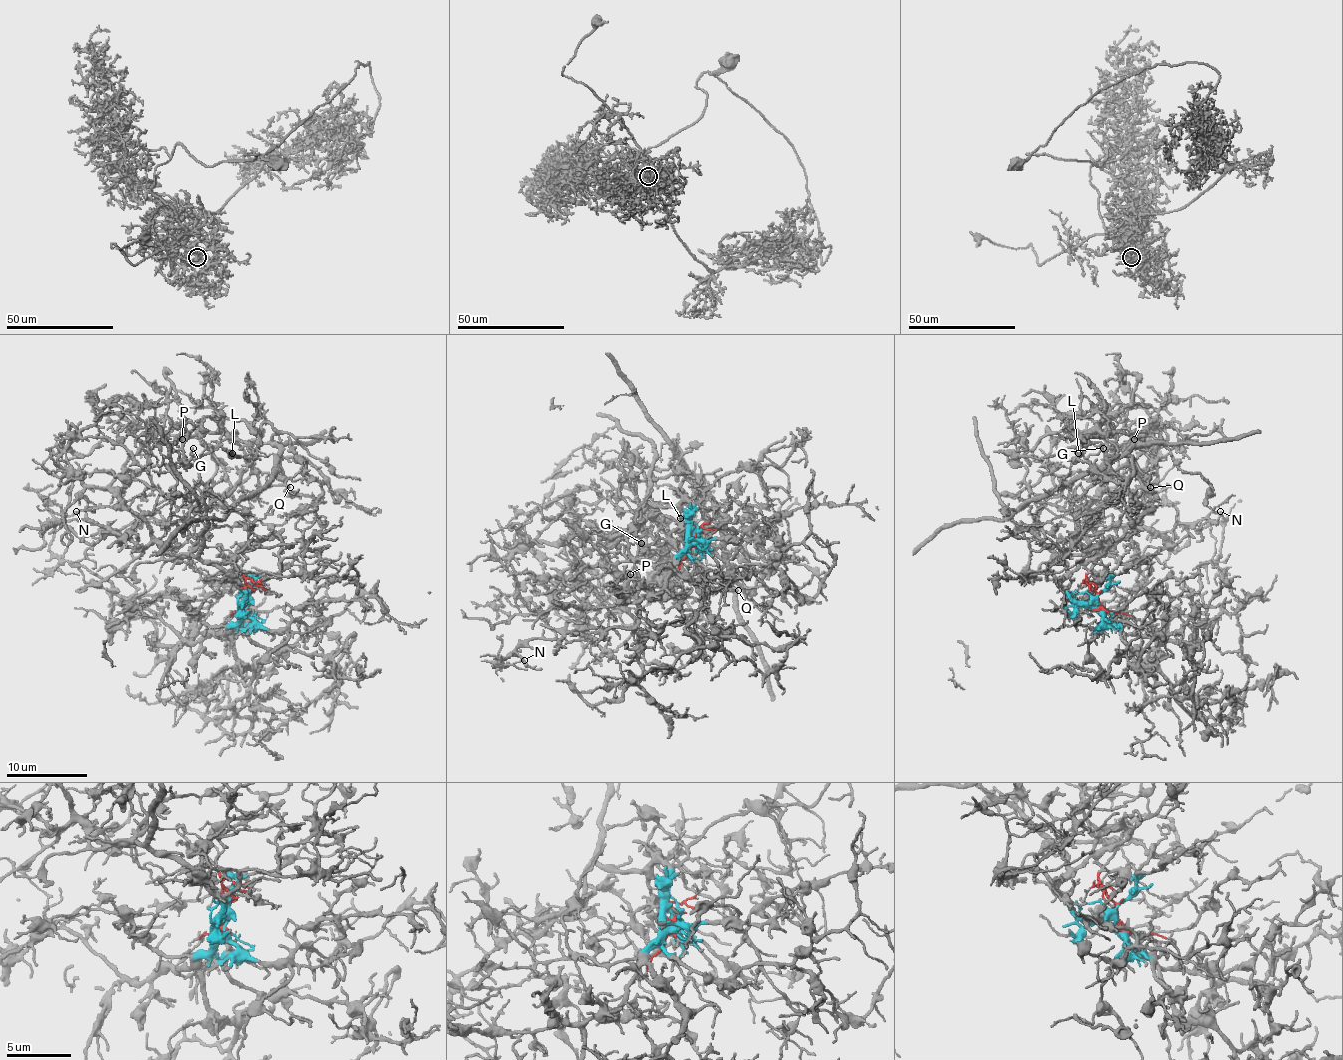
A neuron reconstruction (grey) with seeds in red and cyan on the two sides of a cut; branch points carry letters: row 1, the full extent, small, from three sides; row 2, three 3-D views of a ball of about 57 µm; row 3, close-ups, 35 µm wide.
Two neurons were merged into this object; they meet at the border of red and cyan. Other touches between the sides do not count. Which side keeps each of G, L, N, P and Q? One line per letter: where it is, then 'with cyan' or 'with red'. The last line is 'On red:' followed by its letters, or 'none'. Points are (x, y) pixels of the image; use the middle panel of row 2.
G: at (641, 543); with red
L: at (680, 518); with red
N: at (524, 660); with cyan
P: at (630, 574); with red
Q: at (738, 590); with red
On red: G, L, P, Q

